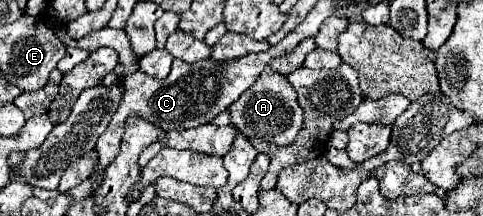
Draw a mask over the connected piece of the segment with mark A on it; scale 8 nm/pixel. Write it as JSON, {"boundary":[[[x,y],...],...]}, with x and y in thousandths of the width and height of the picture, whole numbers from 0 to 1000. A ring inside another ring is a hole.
{"boundary":[[[555,301],[547,310],[542,347],[526,375],[526,394],[472,495],[472,523],[476,523],[476,569],[501,625],[538,634],[571,671],[600,671],[625,588],[625,505],[617,486],[609,403],[592,356],[584,356],[580,338],[567,338]]]}

